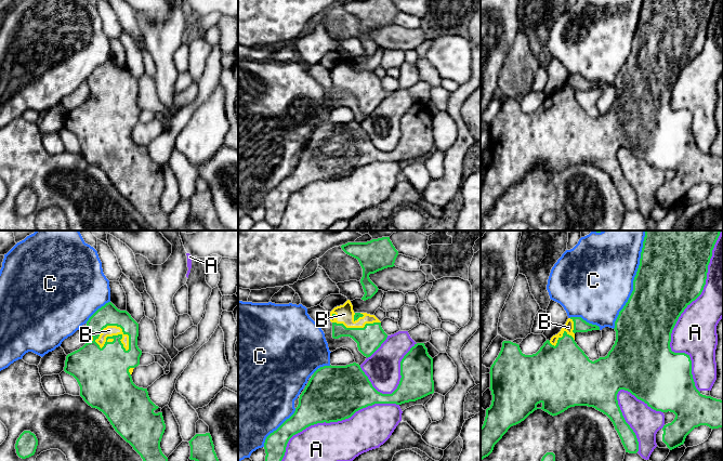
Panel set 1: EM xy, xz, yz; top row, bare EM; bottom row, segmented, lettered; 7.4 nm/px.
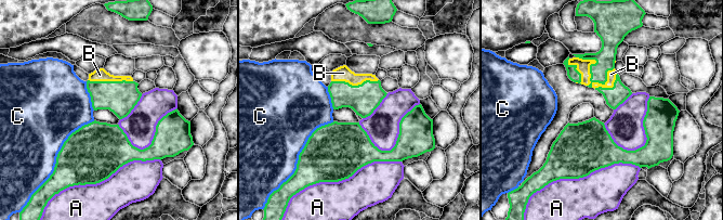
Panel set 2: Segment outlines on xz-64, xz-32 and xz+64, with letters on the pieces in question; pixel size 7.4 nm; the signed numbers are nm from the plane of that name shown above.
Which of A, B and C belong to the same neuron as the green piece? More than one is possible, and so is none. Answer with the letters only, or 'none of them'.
B

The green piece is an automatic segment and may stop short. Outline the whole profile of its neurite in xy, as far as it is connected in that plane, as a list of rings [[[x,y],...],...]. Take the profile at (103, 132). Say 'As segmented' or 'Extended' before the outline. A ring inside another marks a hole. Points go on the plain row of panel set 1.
Extended. [[[108,60],[89,76],[87,83],[91,98],[66,114],[64,129],[77,137],[83,158],[106,173],[145,222],[157,230],[166,230],[170,226],[160,206],[166,187],[161,166],[150,158],[147,146],[136,144],[131,134],[142,113],[137,104],[139,81],[127,68],[120,68]]]

